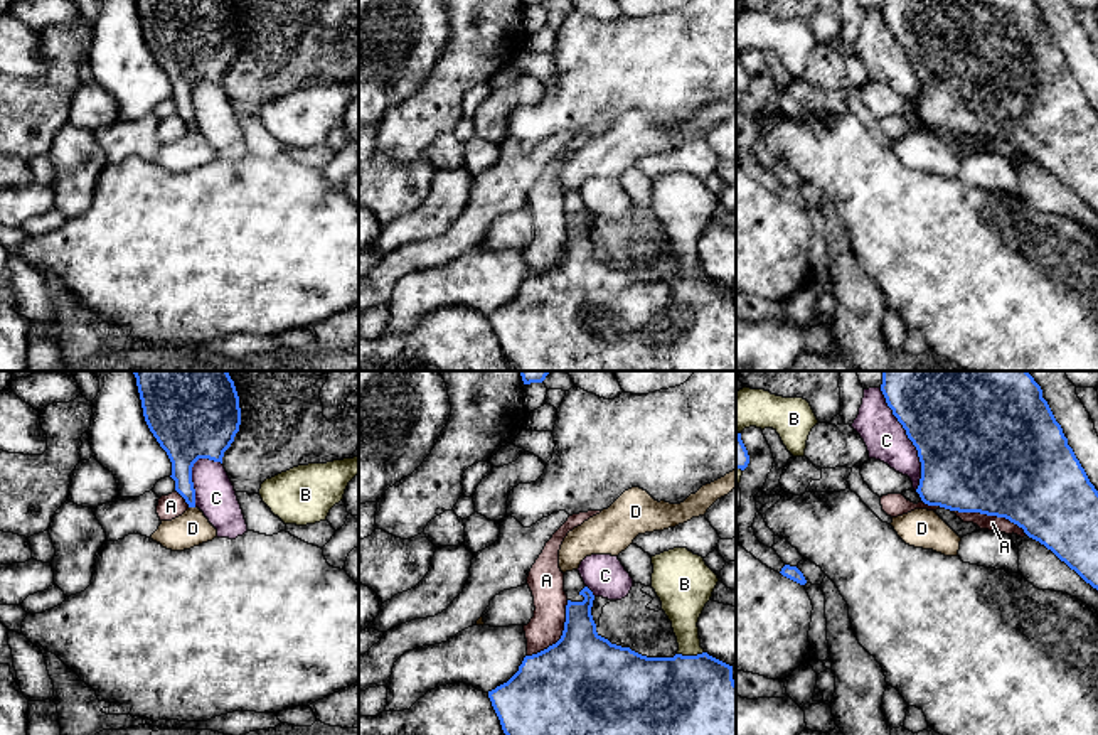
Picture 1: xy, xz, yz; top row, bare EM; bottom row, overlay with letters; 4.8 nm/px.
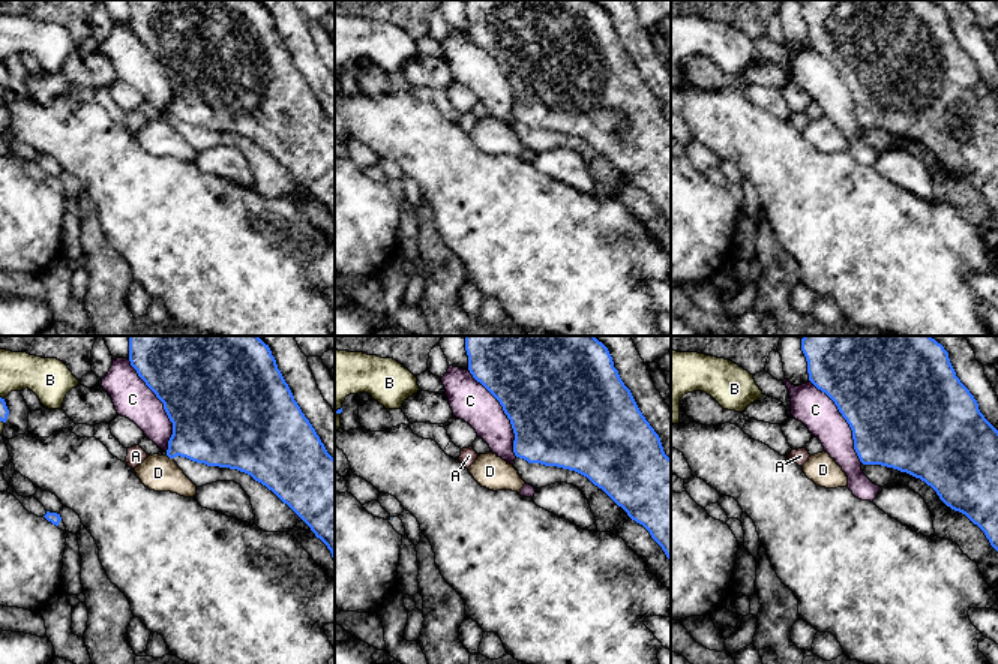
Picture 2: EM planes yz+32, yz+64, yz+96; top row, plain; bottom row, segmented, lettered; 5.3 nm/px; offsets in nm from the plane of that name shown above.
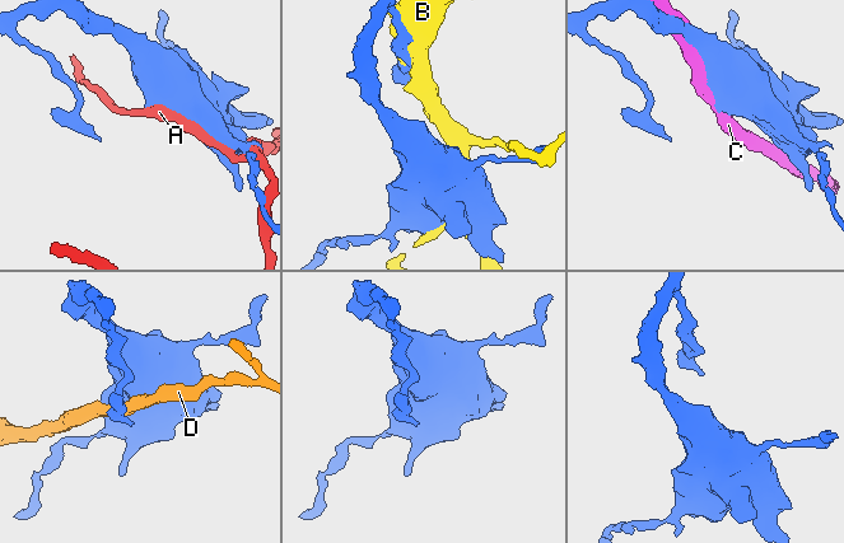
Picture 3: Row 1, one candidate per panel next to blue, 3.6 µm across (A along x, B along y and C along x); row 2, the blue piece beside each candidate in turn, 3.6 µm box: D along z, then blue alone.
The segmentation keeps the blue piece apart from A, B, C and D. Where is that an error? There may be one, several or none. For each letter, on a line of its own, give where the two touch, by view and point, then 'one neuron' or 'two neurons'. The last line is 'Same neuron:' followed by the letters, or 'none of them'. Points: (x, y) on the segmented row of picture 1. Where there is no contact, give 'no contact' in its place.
A: meets blue in yz at (991, 515); two neurons
B: meets blue in xz at (689, 656); two neurons
C: meets blue in yz at (908, 437); two neurons
D: meets blue in xy at (192, 506); two neurons
Same neuron: none of them

